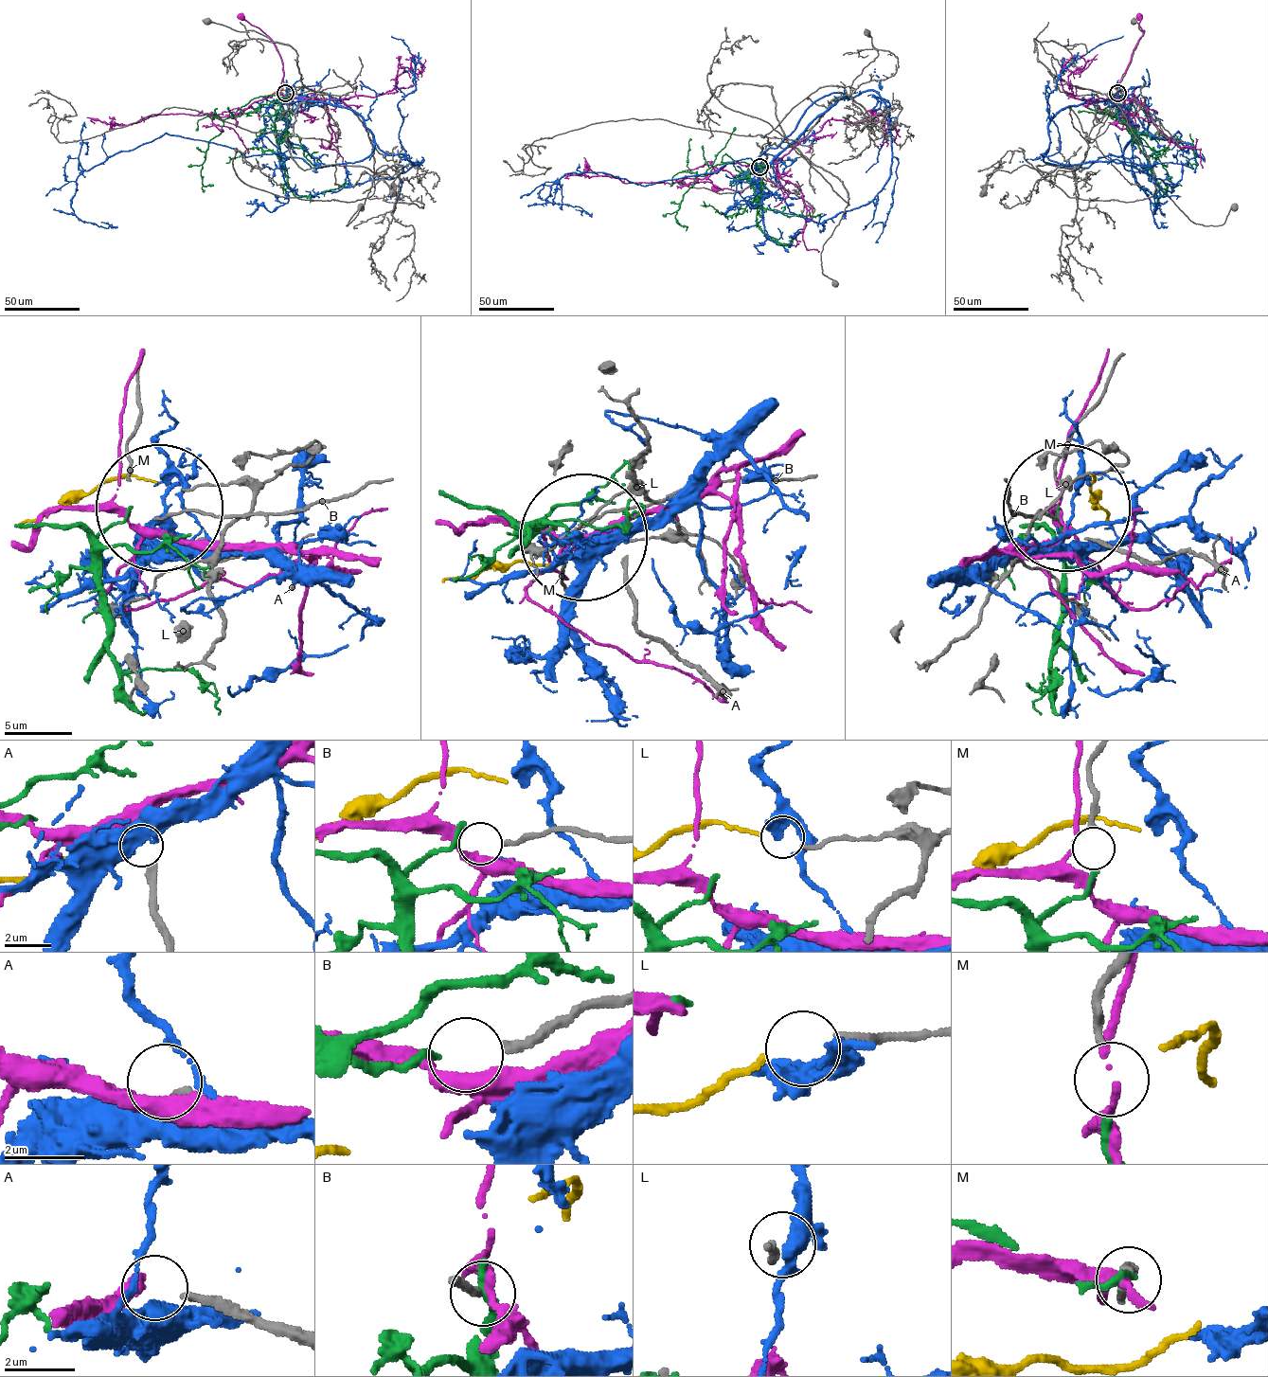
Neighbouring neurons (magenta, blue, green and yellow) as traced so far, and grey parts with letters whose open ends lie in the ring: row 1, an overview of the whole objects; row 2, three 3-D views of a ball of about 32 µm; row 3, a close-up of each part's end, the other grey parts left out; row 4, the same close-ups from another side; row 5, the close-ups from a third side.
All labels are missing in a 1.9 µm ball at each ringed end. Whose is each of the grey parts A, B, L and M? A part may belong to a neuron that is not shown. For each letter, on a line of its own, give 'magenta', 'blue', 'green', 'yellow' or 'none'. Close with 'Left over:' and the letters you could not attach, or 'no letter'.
A: none
B: none
L: yellow
M: green
Left over: A, B

